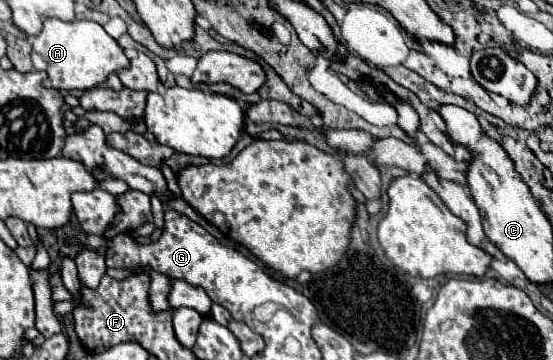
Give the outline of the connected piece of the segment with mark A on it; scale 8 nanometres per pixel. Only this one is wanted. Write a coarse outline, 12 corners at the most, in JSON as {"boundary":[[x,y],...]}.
{"boundary":[[43,21],[31,61],[59,91],[129,67],[95,21]]}

